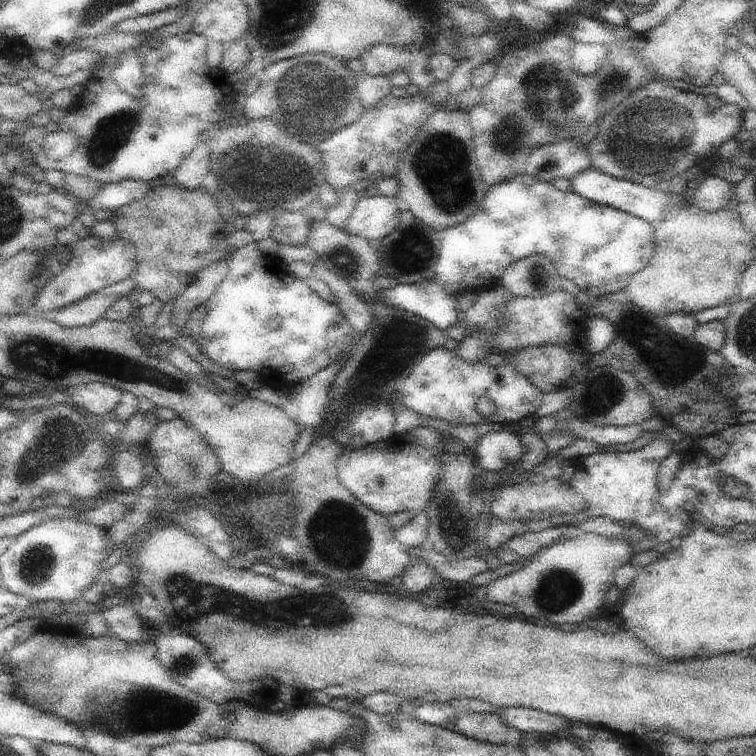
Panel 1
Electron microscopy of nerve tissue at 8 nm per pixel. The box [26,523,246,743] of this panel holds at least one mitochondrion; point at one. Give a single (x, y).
(172, 711)

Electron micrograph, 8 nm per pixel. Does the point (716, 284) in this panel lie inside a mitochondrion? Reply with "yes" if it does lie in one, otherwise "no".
no

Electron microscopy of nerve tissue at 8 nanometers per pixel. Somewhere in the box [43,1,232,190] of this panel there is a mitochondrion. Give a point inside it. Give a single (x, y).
(112, 132)

